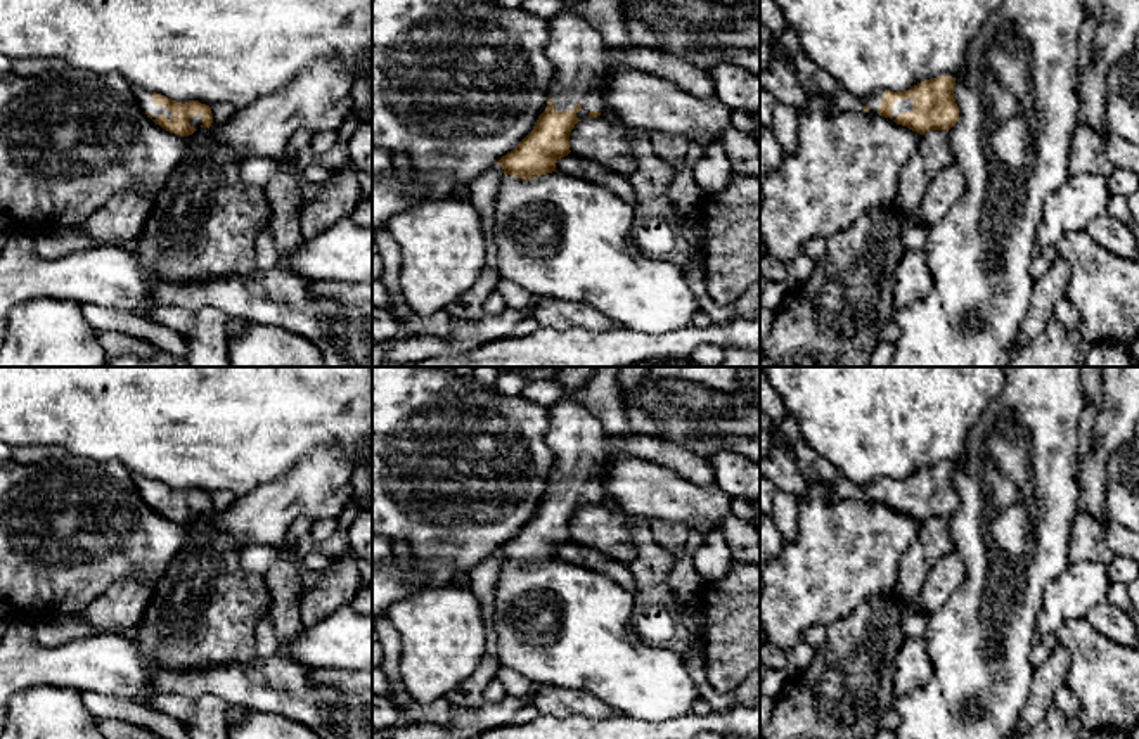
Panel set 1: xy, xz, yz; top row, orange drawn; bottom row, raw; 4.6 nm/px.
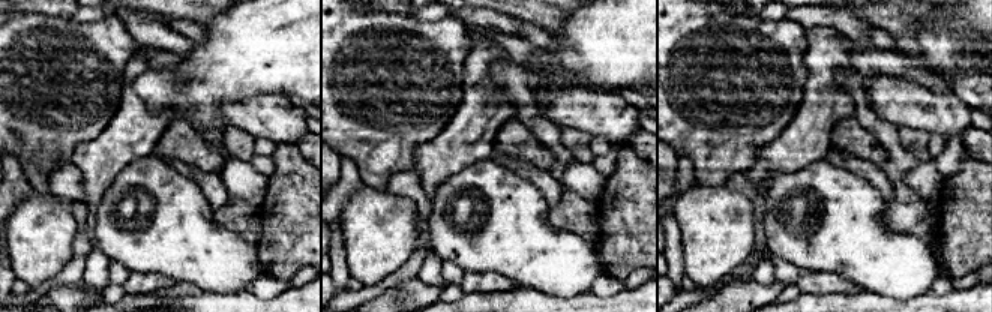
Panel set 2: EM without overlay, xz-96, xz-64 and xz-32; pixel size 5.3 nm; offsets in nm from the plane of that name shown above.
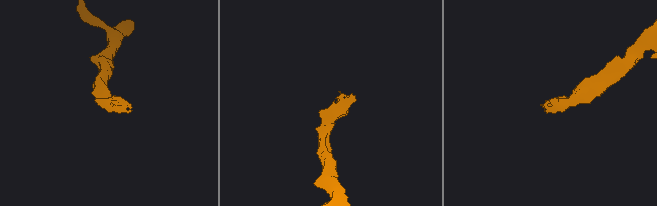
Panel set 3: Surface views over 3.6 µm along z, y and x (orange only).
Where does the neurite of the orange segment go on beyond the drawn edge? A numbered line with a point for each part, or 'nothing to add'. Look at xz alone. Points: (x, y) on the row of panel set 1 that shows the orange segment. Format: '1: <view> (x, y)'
1: xz (577, 51)

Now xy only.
1: xy (144, 97)

